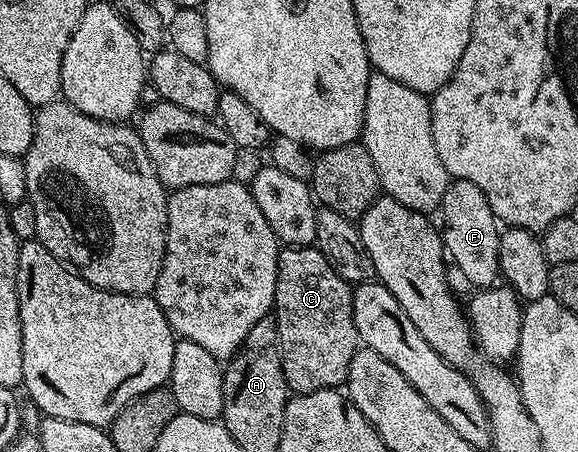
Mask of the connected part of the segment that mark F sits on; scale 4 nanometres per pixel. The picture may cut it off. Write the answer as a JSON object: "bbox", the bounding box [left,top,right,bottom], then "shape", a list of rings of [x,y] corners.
{"bbox":[441,179,501,288],"shape":[[[456,179],[448,182],[447,192],[443,198],[441,216],[447,228],[442,228],[443,245],[450,262],[472,283],[472,288],[490,287],[500,278],[499,273],[499,237],[501,224],[495,218],[485,193],[472,185],[470,181]]]}

